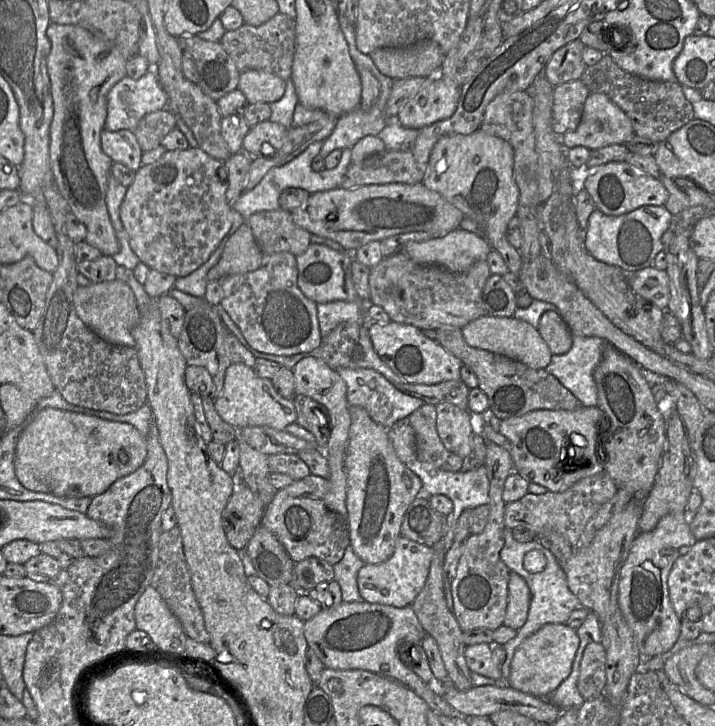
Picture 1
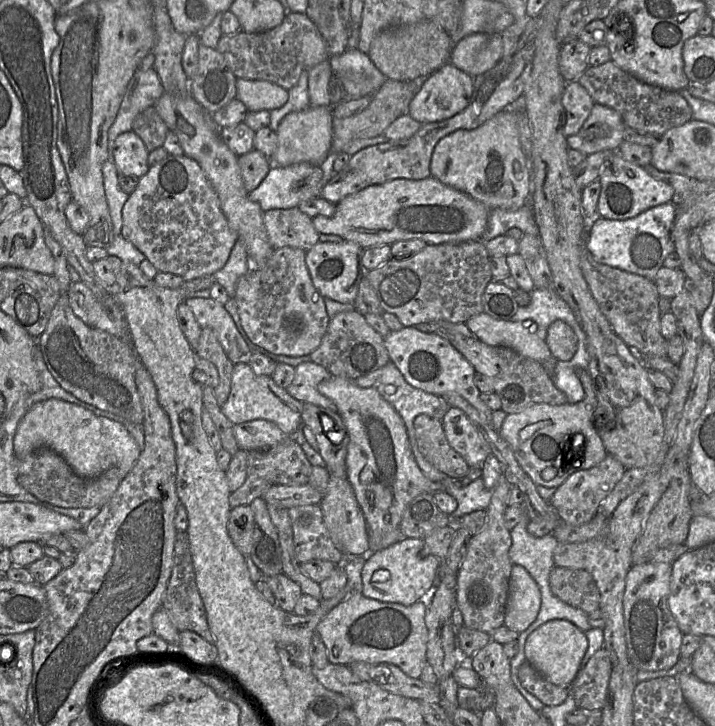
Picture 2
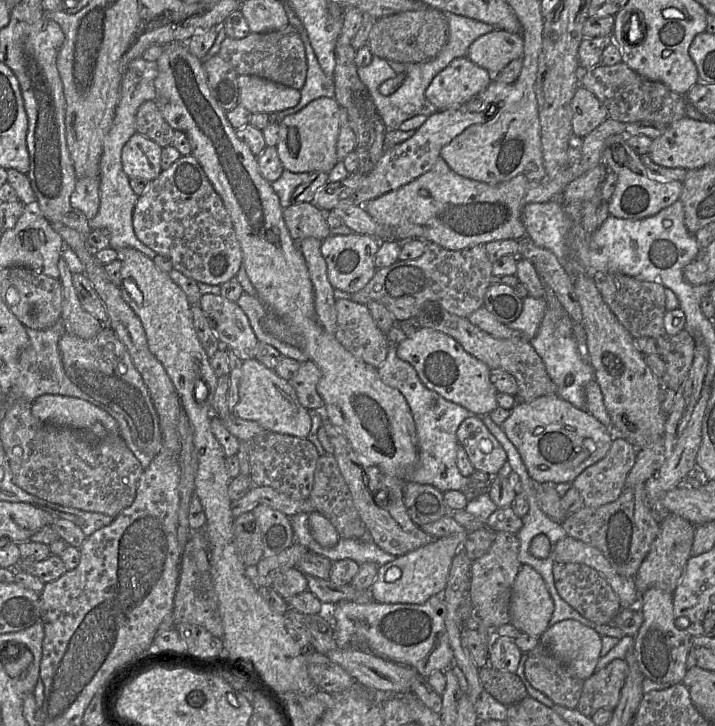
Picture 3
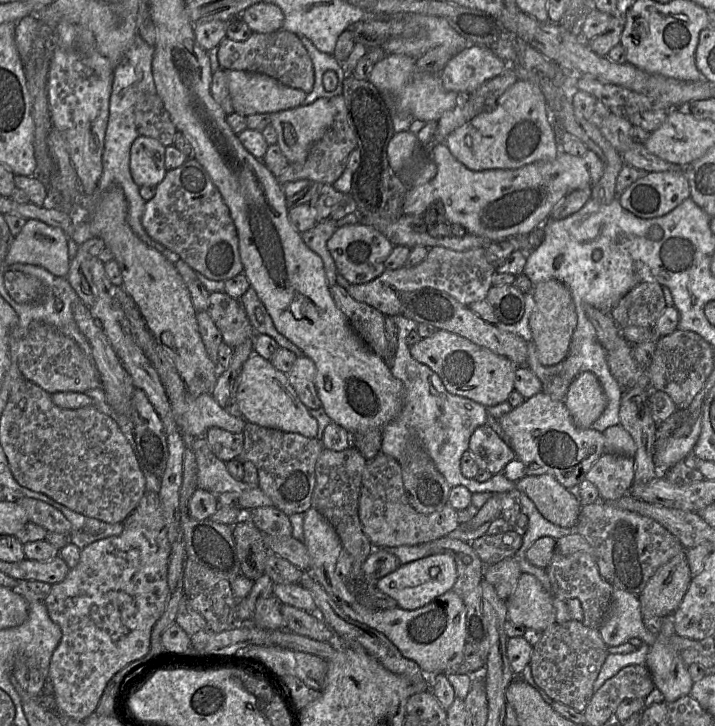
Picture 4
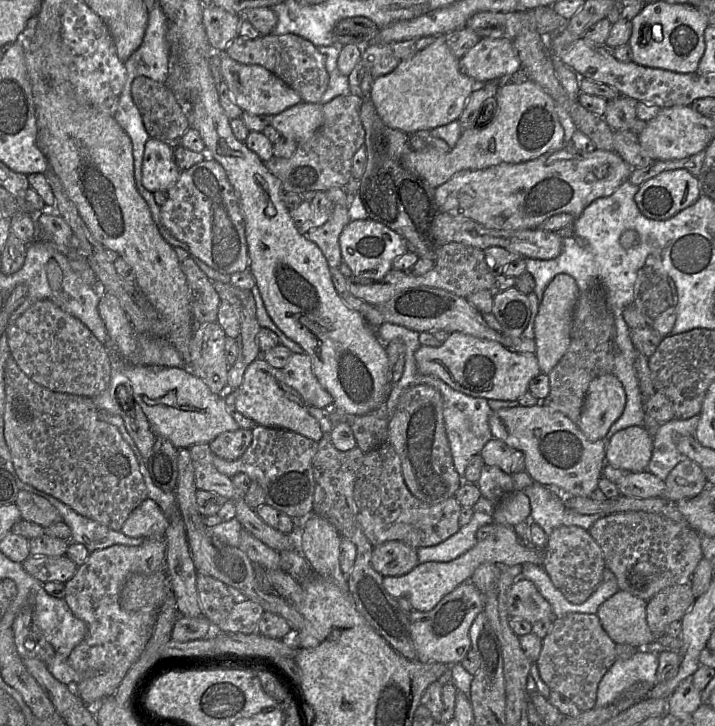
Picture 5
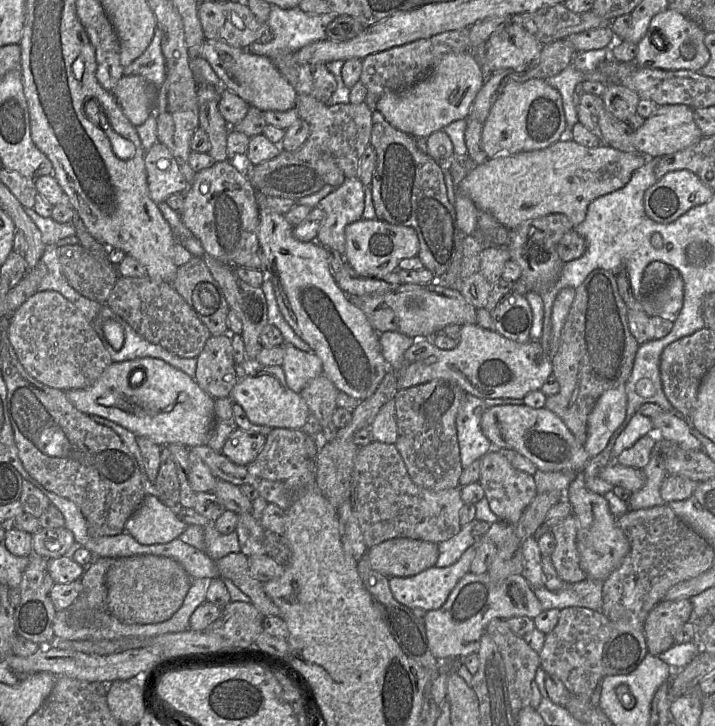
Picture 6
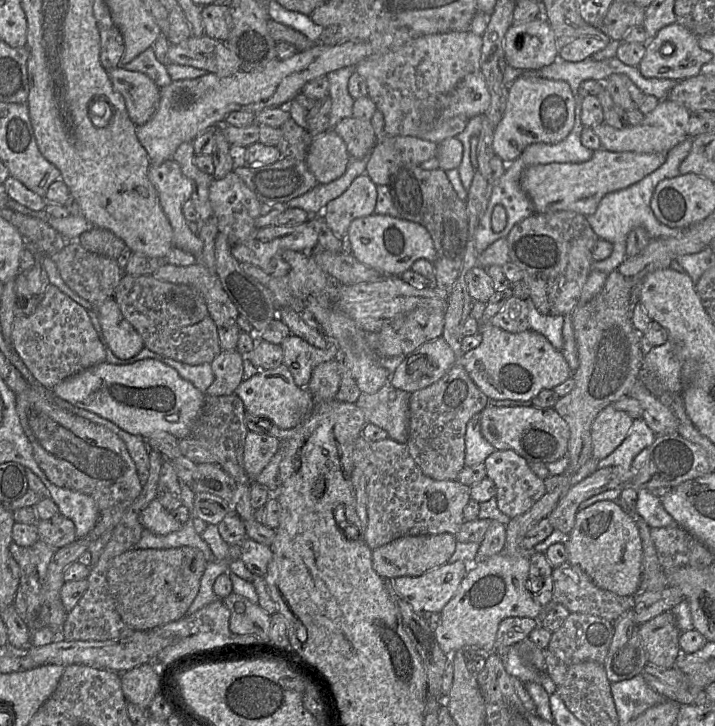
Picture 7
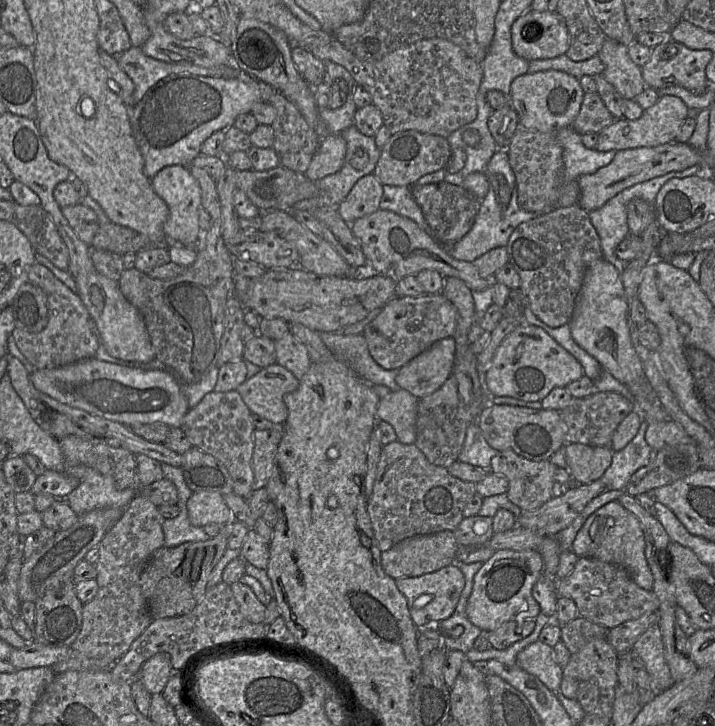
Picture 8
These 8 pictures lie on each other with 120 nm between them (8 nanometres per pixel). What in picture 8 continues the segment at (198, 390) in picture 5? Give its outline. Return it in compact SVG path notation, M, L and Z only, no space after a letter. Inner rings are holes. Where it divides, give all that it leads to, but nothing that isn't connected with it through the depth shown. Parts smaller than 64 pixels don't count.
M90 358L60 367L35 369L30 377L36 389L53 399L126 426L161 422L170 428L181 427L183 417L190 409L177 381L172 375L161 370L143 371L138 367L121 366L97 358Z

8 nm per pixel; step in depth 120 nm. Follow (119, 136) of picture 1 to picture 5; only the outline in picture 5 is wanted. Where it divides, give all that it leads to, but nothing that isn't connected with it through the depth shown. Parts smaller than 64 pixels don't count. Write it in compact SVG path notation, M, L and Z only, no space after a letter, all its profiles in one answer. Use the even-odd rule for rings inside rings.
M149 138L145 143L141 166L141 183L150 192L167 191L173 187L181 170L174 158L174 148Z

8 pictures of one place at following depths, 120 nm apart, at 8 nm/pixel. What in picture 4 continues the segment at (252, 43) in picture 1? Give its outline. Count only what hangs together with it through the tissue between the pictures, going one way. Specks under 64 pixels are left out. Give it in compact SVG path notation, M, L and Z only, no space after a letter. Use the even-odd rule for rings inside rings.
M279 30L273 33L253 33L248 40L225 38L219 44L218 60L225 70L257 72L275 78L282 84L310 93L314 86L312 60L297 34Z

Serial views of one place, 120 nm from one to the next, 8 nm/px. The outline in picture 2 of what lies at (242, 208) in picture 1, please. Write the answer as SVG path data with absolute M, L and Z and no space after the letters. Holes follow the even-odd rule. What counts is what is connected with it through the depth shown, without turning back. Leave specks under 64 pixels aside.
M301 162L290 166L274 166L257 188L249 193L249 198L257 202L265 212L271 209L289 209L297 207L304 200L320 197L323 187L328 183L324 176L315 184L304 184L304 179L311 173L313 165Z

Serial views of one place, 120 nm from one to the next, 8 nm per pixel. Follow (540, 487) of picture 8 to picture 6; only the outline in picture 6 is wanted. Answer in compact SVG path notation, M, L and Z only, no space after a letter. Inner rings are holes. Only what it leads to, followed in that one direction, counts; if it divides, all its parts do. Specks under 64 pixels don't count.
M492 449L481 459L480 479L491 511L502 522L515 525L526 508L538 495L533 475L515 469L497 449Z

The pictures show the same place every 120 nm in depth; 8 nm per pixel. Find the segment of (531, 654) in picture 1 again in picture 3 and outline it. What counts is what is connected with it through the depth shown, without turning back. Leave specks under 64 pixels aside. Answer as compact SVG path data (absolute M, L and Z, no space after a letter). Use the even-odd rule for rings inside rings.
M567 619L549 626L539 641L575 676L585 680L596 671L601 657L601 637L594 629Z

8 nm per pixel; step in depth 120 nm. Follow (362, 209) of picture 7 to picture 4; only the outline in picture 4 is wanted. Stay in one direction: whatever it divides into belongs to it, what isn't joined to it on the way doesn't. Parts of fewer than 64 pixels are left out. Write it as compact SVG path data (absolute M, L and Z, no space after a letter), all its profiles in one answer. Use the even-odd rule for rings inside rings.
M327 219L318 222L312 229L301 233L304 243L316 254L318 254L324 264L324 270L329 287L336 284L337 269L332 255L327 249L327 241L338 229L336 221Z

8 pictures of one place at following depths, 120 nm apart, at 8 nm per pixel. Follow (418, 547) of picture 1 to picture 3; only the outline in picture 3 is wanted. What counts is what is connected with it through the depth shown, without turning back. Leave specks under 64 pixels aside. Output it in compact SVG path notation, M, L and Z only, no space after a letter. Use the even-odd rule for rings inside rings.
M463 531L437 539L380 566L370 587L374 602L423 604L430 597L443 593L453 557L463 545L468 532Z

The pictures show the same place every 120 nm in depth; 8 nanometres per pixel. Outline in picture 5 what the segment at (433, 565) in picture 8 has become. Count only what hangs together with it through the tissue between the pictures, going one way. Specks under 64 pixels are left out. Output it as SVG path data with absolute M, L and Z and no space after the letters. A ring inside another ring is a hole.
M386 541L373 548L370 564L383 577L402 576L419 564L417 549L401 541Z

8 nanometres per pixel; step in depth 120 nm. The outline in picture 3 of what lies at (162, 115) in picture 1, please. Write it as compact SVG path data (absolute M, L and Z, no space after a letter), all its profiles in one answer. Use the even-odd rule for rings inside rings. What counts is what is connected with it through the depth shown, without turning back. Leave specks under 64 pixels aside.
M154 100L141 104L135 120L136 131L154 141L161 148L171 145L174 130L163 118Z

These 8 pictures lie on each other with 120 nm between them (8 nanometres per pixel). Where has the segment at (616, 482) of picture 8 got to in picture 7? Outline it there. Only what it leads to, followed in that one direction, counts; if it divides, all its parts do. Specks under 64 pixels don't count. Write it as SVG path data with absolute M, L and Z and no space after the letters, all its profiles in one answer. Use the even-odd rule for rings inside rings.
M643 418L634 419L625 440L611 454L598 462L598 468L620 466L632 469L634 458L643 449L649 448L656 436Z

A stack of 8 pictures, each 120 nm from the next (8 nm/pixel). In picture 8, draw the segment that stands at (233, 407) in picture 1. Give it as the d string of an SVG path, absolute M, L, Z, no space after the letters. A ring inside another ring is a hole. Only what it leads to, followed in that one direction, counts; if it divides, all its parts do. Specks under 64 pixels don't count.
M277 362L245 380L236 391L249 410L273 423L284 424L288 409L284 396L299 387L299 380Z

